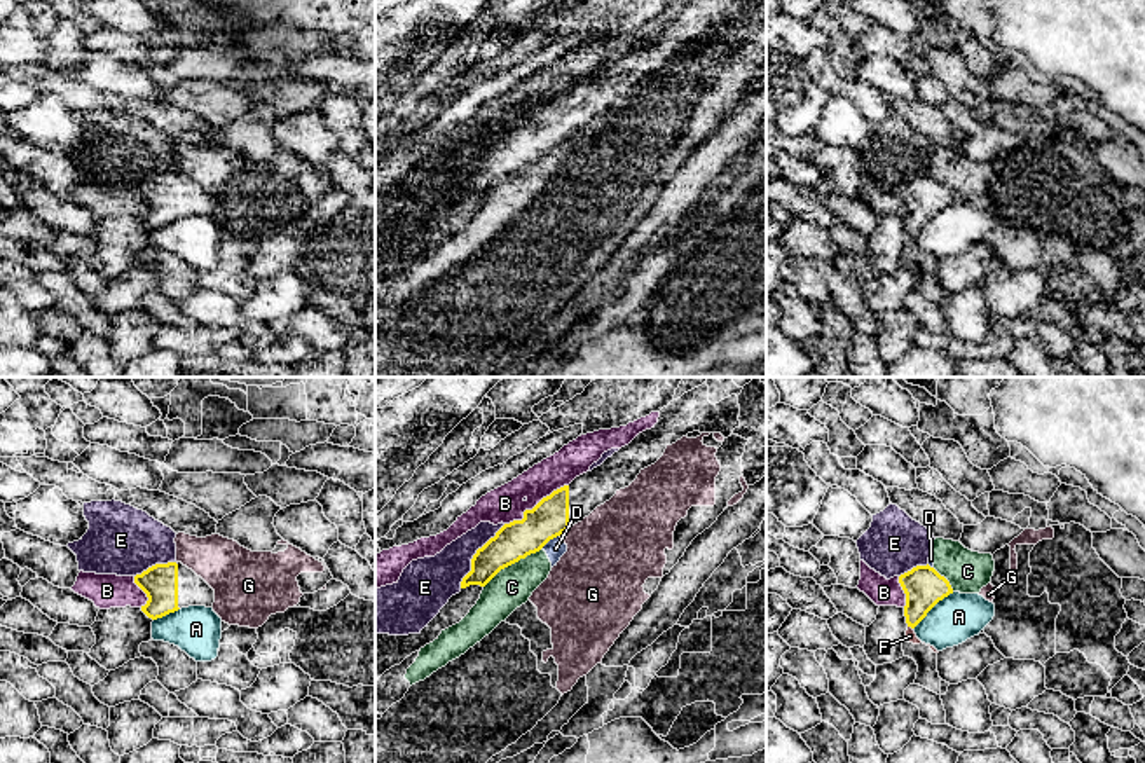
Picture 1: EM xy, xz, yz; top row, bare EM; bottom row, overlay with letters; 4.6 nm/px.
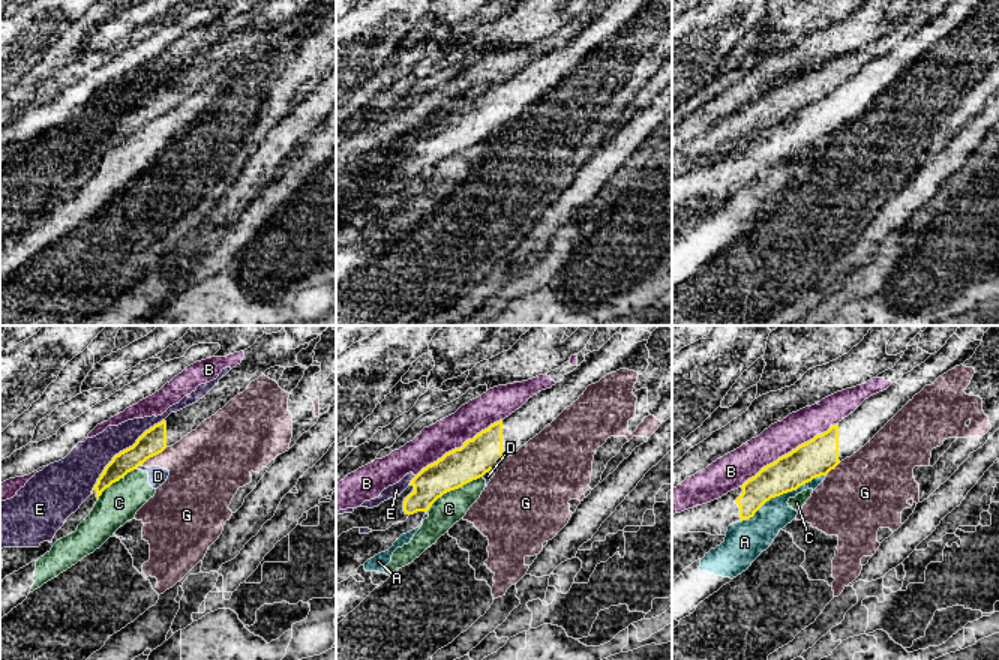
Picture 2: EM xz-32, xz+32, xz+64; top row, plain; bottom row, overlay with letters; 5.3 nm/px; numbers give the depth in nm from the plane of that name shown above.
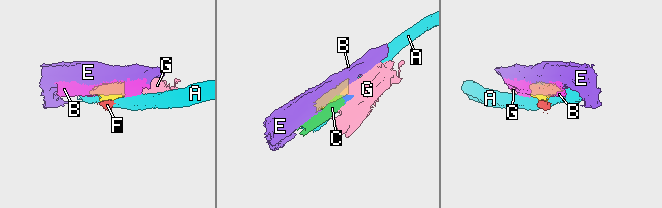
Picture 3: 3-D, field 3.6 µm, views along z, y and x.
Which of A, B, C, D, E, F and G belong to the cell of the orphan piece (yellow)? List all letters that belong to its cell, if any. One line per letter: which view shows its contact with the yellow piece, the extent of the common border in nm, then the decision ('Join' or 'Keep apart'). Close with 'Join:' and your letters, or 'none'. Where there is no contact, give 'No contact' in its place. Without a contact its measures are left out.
A: Touches yellow in yz. Shared border 260 nm. Keep apart
B: Touches yellow in xz. Shared border 340 nm. Keep apart
C: Touches yellow in xz. Shared border 320 nm. Keep apart
D: Touches yellow in xz. Shared border 110 nm. Keep apart
E: Touches yellow in xz. Shared border 360 nm. Keep apart
F: Touches yellow in yz. Shared border 30 nm. Keep apart
G: Touches yellow in xz. Shared border 70 nm. Keep apart
Join: none

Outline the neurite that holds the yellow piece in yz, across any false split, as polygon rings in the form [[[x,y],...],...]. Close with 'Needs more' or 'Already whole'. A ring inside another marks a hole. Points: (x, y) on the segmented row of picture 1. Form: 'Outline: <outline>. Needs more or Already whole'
Outline: [[[929,564],[916,566],[901,574],[899,583],[906,594],[904,616],[911,629],[915,629],[939,601],[953,594],[950,581]]]. Already whole

